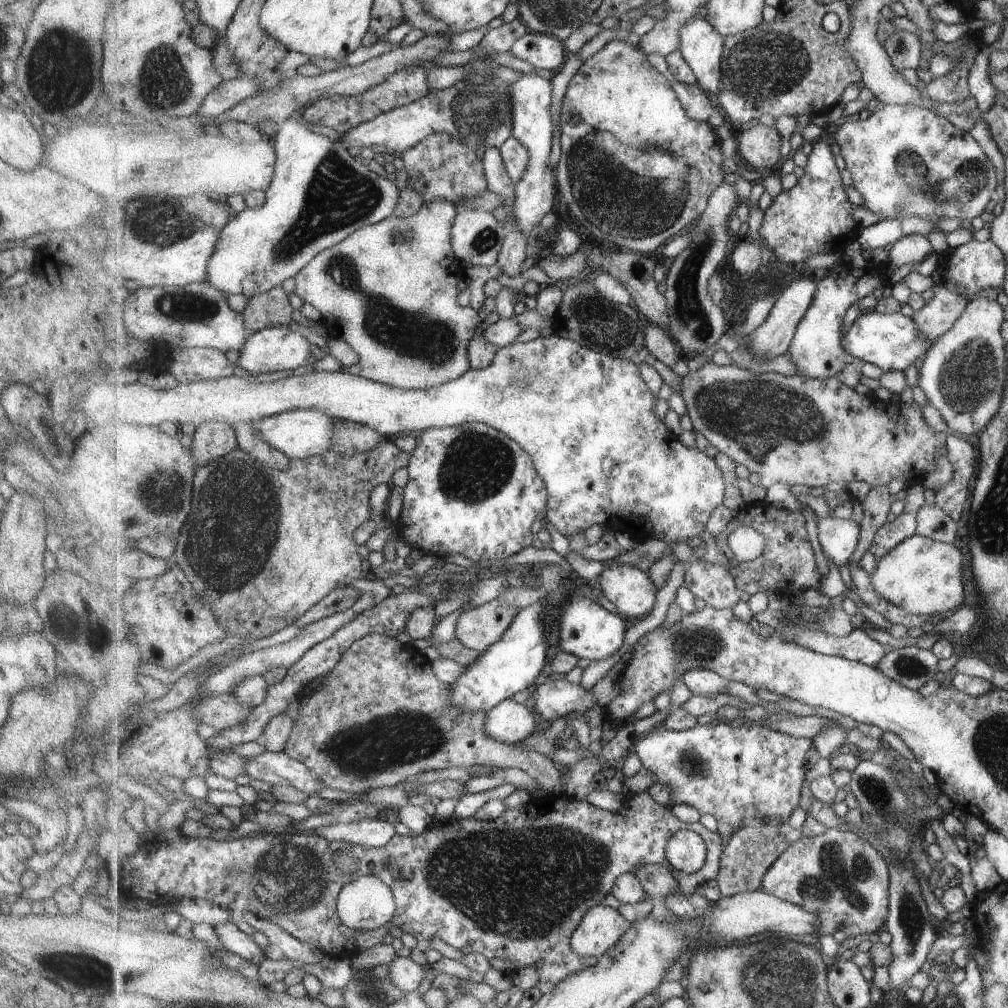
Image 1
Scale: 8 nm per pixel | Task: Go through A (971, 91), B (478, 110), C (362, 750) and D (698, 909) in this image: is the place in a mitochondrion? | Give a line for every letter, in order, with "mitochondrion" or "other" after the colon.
A: other
B: mitochondrion
C: mitochondrion
D: other

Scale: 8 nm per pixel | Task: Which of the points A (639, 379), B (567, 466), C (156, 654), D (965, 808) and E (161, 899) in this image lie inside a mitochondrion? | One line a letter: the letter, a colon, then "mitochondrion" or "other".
A: other
B: other
C: other
D: other
E: other

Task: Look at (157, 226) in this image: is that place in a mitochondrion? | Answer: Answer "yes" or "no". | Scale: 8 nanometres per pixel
yes

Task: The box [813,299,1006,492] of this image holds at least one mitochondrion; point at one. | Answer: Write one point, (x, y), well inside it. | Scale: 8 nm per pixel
(965, 381)

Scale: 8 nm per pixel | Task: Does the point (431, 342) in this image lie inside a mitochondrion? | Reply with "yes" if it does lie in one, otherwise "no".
yes

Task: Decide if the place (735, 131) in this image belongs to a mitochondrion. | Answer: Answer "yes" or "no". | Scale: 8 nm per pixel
no

